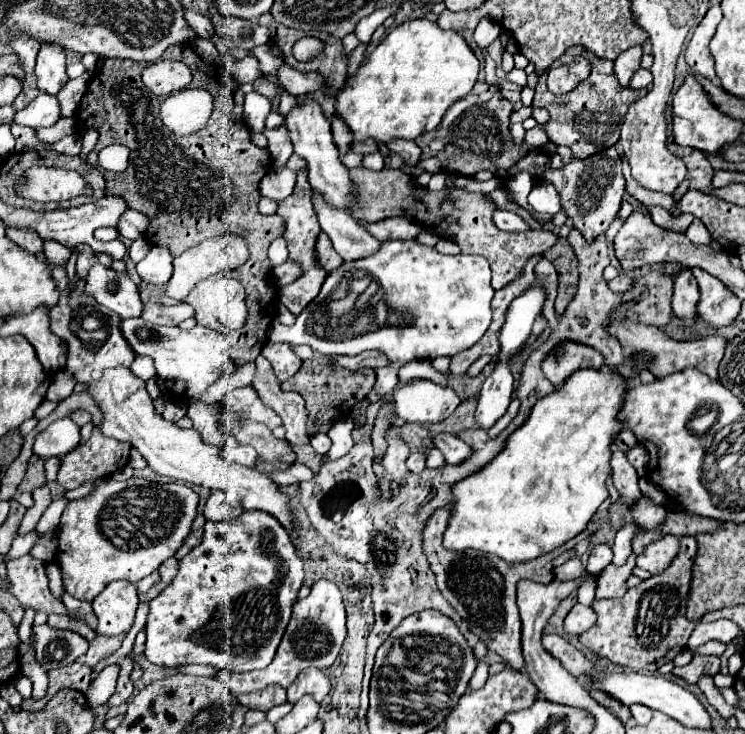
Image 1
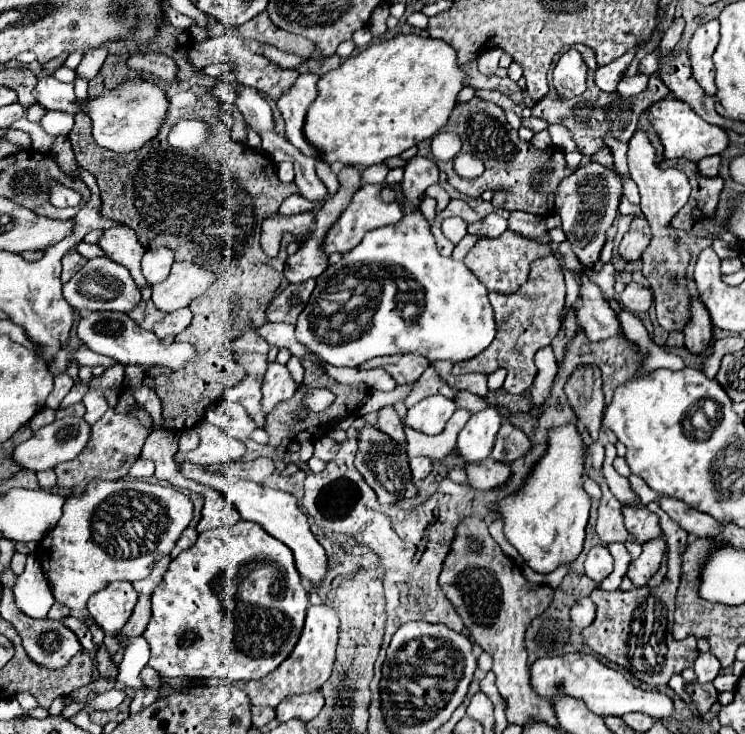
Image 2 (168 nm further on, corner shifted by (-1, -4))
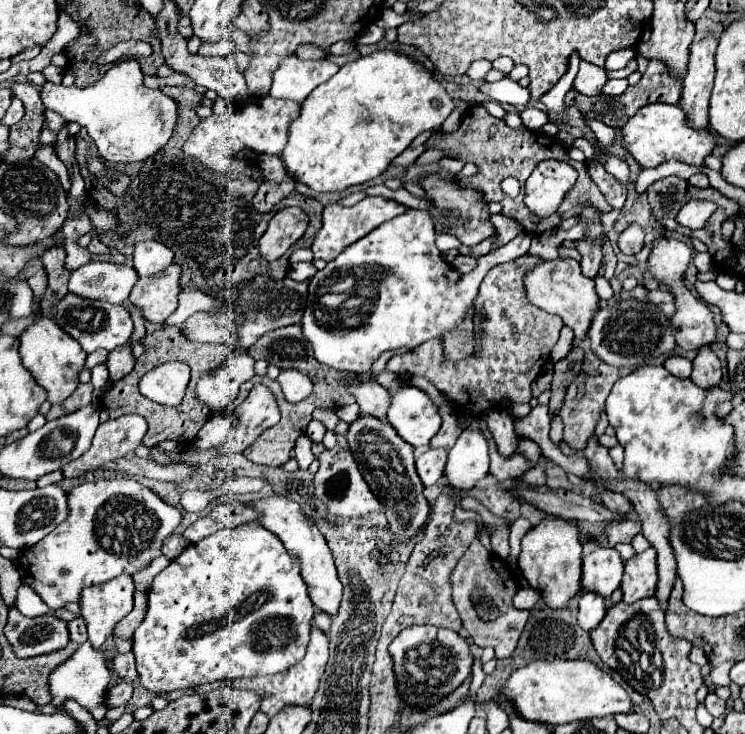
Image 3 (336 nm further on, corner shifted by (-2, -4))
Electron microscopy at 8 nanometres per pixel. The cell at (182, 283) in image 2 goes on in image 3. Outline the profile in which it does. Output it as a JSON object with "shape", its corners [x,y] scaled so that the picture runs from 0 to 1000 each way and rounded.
{"shape":[[[227,361],[219,372],[205,377],[187,377],[181,394],[173,399],[173,413],[179,413],[195,437],[219,443],[221,435],[238,421],[243,366]]]}

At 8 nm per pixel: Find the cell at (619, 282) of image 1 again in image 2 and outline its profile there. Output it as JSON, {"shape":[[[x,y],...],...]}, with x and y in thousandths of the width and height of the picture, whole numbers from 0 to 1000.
{"shape":[[[843,386],[835,396],[835,402],[830,405],[832,413],[851,426],[867,426],[872,413],[875,413],[875,396],[870,388],[859,388],[859,386]]]}

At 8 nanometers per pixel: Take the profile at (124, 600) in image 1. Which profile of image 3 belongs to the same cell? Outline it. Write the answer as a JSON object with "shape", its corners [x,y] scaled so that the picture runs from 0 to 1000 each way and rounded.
{"shape":[[[160,783],[138,797],[117,800],[109,808],[109,841],[117,849],[119,873],[125,881],[136,881],[152,854],[173,838],[179,830],[179,805],[181,800],[176,783]]]}

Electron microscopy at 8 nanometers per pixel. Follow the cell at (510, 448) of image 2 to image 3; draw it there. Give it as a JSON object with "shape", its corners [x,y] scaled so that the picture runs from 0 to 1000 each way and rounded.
{"shape":[[[654,595],[656,604],[656,647],[662,647],[667,655],[681,655],[681,653],[697,653],[702,650],[710,639],[715,639],[726,623],[726,612],[718,601],[713,598],[697,598],[697,609],[686,625],[678,625],[667,617],[667,606],[662,595]]]}

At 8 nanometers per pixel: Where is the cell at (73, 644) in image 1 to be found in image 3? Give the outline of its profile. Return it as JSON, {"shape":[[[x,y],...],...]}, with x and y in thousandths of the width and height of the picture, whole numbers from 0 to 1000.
{"shape":[[[17,827],[12,830],[7,868],[15,876],[17,890],[31,898],[31,895],[50,895],[58,890],[68,890],[74,884],[85,884],[93,876],[93,857],[87,846],[71,838],[55,838],[39,843]]]}

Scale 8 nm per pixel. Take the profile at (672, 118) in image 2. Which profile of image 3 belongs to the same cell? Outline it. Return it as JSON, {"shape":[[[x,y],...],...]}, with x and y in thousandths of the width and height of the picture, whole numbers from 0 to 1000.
{"shape":[[[877,140],[877,143],[866,143],[863,149],[858,149],[852,159],[847,159],[836,170],[834,184],[836,184],[834,198],[839,200],[842,208],[850,211],[850,217],[863,230],[885,228],[887,222],[898,217],[941,228],[944,217],[954,211],[960,200],[960,184],[954,184],[949,176],[938,176],[938,178],[928,176],[914,149],[906,143],[893,143],[893,140]]]}

